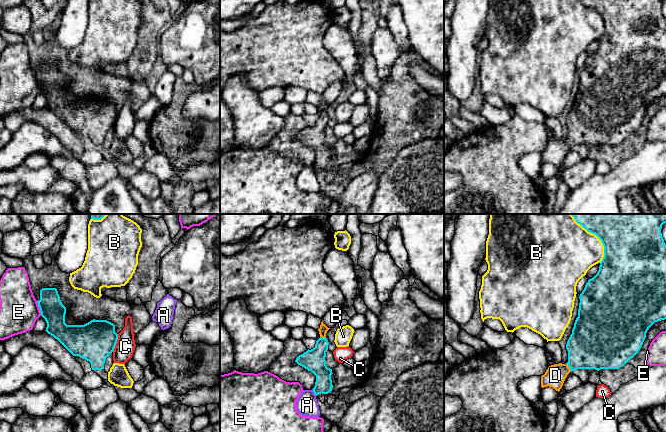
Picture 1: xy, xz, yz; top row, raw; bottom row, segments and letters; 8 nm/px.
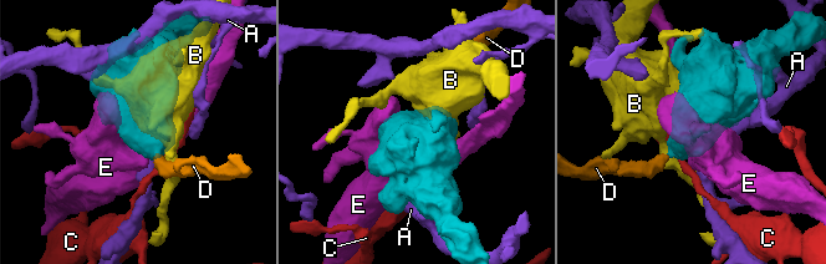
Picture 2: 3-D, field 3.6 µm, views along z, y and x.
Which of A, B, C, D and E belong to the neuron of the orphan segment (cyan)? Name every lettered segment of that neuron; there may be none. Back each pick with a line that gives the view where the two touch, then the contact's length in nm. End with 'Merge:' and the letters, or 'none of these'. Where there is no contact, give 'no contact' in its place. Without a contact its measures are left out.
D: contact in yz; length 80 nm
Merge: D

